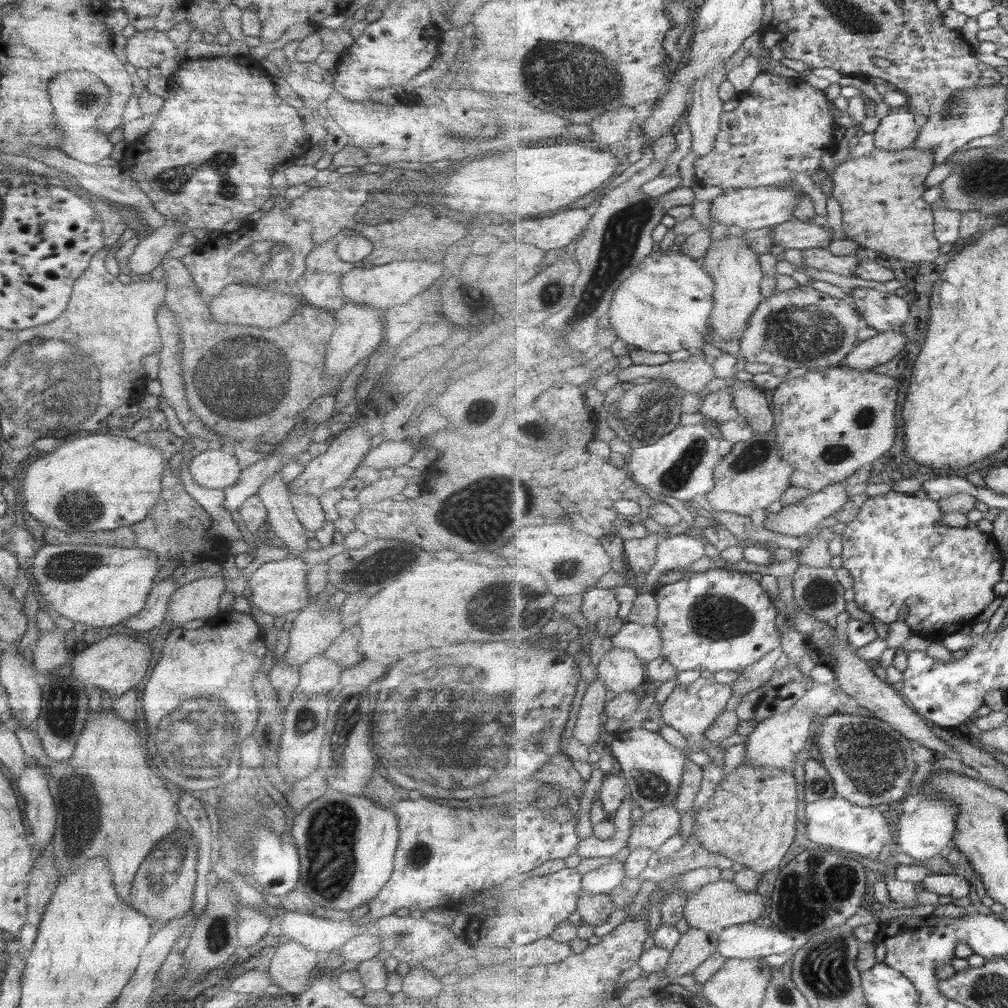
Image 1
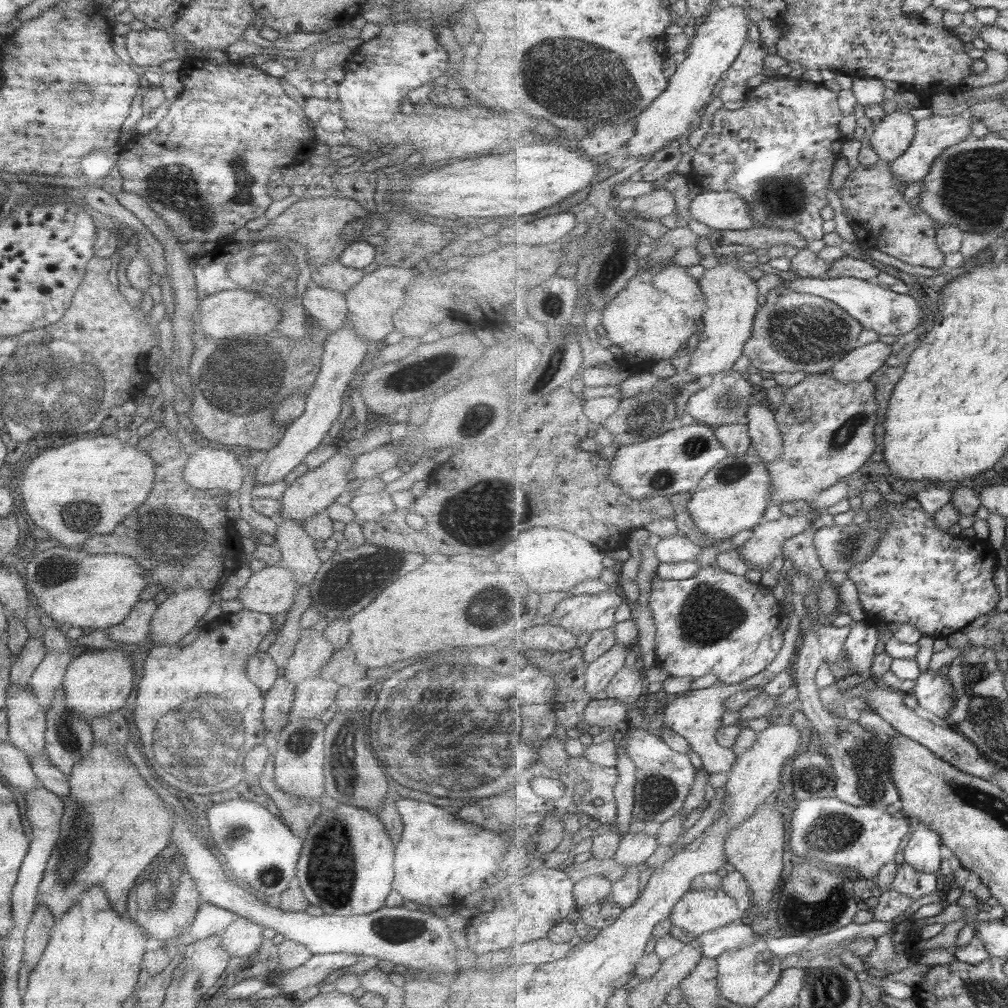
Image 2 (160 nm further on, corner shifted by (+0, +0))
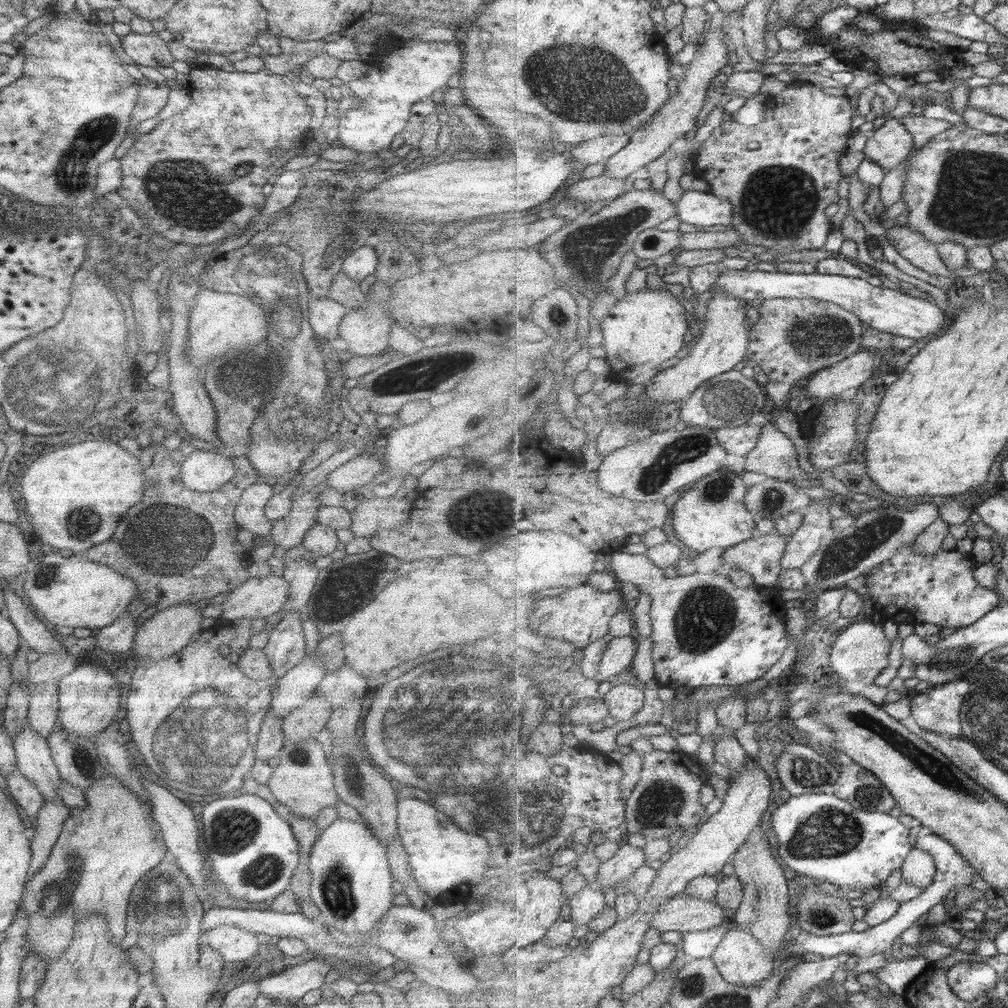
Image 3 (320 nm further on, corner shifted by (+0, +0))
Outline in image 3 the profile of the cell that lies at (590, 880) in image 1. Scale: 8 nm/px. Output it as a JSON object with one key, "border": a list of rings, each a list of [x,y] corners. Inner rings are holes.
{"border":[[[587,886],[578,892],[569,902],[571,920],[585,925],[597,918],[605,905],[605,893],[594,887]]]}

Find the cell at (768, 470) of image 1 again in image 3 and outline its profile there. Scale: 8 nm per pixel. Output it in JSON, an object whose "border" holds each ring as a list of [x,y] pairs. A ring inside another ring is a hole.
{"border":[[[722,467],[717,472],[701,479],[699,484],[695,484],[691,490],[687,490],[685,496],[679,500],[679,504],[675,504],[670,524],[672,524],[681,544],[691,555],[705,552],[709,548],[728,549],[736,547],[738,544],[759,535],[755,529],[757,528],[757,519],[753,517],[752,513],[749,513],[745,506],[745,497],[751,487],[743,482],[742,475],[743,472],[735,472]]]}

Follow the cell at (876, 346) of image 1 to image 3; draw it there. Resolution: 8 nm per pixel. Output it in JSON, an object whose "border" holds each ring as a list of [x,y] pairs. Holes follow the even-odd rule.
{"border":[[[863,349],[836,366],[815,373],[804,382],[805,396],[830,400],[841,396],[845,390],[860,388],[877,370],[880,353]]]}

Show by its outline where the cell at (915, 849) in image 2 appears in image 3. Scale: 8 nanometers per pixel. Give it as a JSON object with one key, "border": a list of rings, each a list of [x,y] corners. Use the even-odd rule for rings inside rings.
{"border":[[[917,848],[909,853],[905,865],[900,870],[902,871],[902,878],[923,888],[927,888],[934,883],[937,872],[933,855]]]}

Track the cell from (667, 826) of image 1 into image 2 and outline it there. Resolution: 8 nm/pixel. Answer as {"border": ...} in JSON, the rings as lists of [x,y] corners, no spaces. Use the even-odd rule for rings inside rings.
{"border":[[[644,831],[638,835],[627,833],[621,837],[618,851],[613,856],[621,868],[631,867],[639,863],[645,863],[649,856],[655,854],[655,850],[660,848],[661,842],[657,842],[657,834],[649,834]]]}

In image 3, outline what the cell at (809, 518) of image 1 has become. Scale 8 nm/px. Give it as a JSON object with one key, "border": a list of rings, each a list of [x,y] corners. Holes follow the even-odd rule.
{"border":[[[774,529],[769,534],[755,536],[744,543],[724,550],[723,565],[740,568],[754,576],[756,586],[778,586],[781,571],[784,569],[782,558],[791,537]]]}

